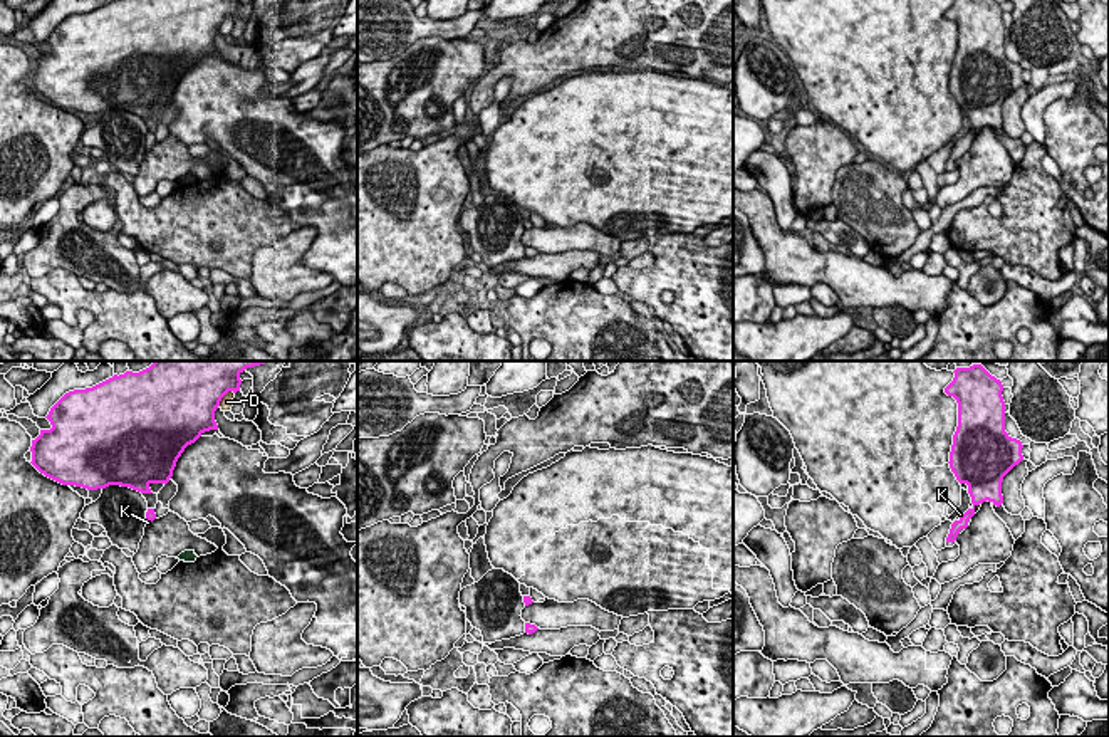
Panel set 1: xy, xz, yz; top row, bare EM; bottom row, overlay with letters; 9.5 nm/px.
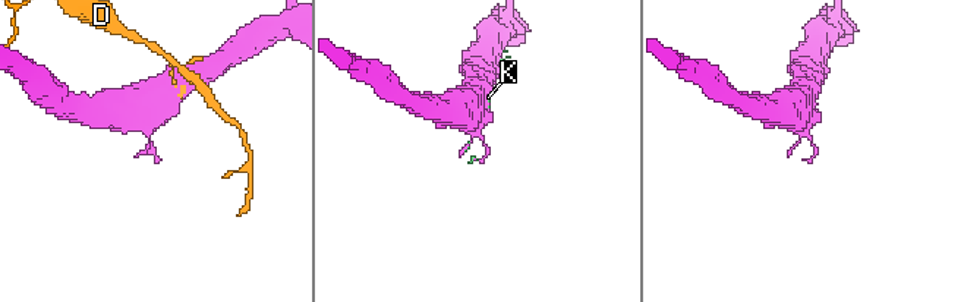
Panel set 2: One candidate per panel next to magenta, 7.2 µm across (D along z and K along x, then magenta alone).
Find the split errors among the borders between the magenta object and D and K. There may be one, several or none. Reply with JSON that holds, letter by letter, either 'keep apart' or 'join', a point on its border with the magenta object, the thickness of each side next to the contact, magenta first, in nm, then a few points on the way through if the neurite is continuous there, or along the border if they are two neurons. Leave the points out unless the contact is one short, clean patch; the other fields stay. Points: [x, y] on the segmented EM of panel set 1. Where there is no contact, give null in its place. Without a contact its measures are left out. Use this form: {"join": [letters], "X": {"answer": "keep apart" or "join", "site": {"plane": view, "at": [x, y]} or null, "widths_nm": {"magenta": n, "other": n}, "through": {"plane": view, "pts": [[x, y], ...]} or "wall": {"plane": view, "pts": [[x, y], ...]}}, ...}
{"join": ["K"], "D": {"answer": "keep apart", "site": {"plane": "xy", "at": [223, 395]}, "widths_nm": {"magenta": 500, "other": 130}}, "K": {"answer": "join", "site": {"plane": "yz", "at": [960, 517]}, "widths_nm": {"magenta": 130, "other": 30}}}

